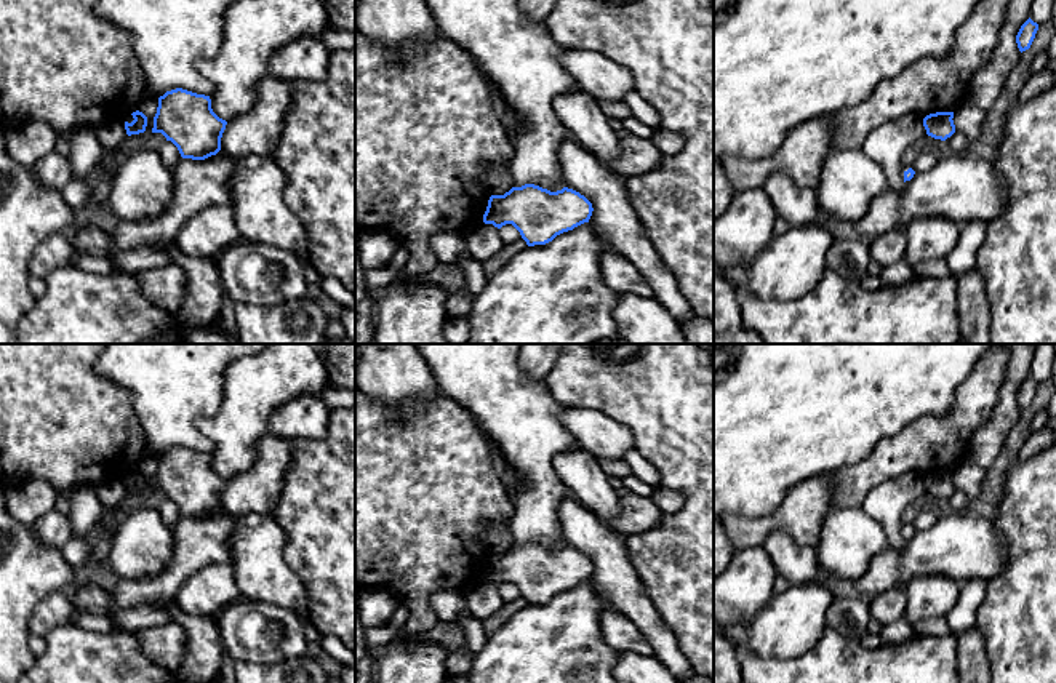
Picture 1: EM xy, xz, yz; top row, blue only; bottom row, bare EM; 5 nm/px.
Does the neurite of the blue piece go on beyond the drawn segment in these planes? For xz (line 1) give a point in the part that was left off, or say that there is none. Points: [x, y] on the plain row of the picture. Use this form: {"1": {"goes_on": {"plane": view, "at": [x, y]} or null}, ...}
{"1": {"goes_on": null}}

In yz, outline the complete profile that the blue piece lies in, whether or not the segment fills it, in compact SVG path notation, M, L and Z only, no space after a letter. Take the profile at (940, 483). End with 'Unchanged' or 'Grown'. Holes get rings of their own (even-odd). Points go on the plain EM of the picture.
M936 470L923 477L926 493L946 499L955 491L954 470Z. Unchanged

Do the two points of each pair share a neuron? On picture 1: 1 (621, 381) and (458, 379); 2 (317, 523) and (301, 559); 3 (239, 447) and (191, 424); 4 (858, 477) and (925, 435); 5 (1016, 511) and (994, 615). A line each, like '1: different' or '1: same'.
1: different
2: same
3: different
4: same
5: same

